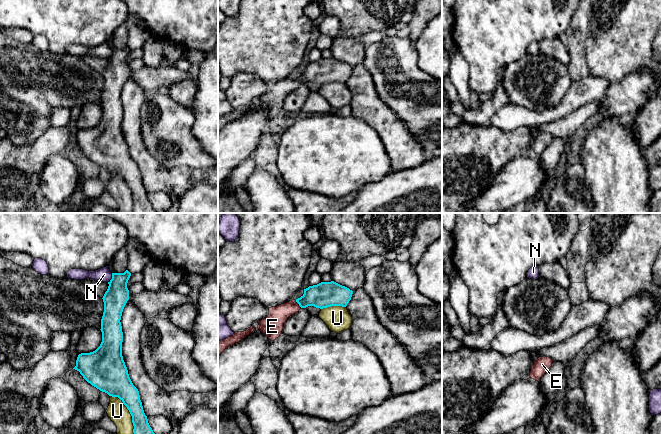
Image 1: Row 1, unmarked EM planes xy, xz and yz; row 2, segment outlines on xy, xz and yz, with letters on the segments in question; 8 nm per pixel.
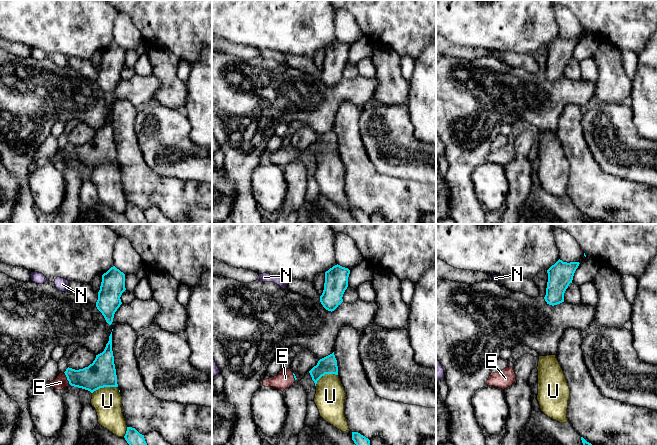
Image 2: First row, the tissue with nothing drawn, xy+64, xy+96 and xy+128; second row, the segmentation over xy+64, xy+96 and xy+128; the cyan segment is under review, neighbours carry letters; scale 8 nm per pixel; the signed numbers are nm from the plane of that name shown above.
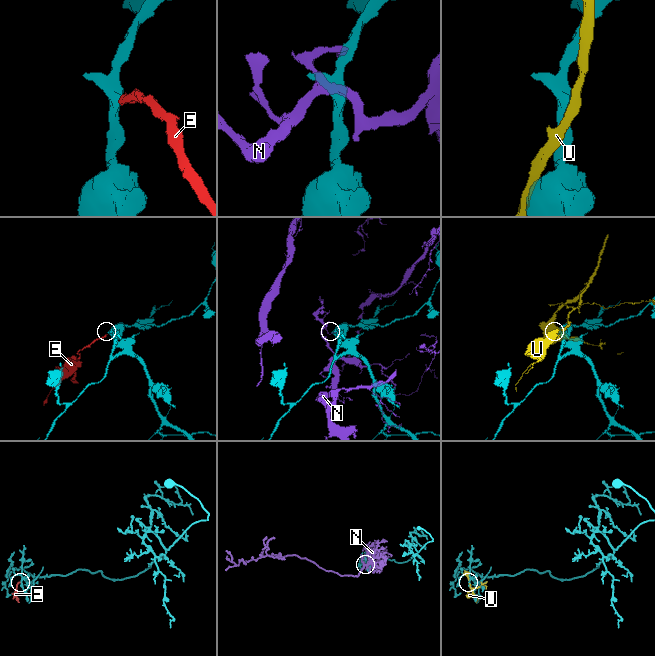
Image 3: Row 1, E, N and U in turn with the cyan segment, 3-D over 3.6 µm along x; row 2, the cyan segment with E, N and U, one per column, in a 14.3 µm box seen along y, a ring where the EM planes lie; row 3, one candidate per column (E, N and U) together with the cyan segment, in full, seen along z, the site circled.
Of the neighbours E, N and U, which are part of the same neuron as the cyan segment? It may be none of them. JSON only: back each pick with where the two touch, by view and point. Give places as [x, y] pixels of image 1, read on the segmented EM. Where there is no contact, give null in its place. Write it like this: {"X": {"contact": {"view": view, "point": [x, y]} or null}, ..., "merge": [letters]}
{"E": {"contact": {"view": "xz", "point": [298, 303]}}, "merge": ["E"]}

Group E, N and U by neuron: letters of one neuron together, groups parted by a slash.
E / N / U

